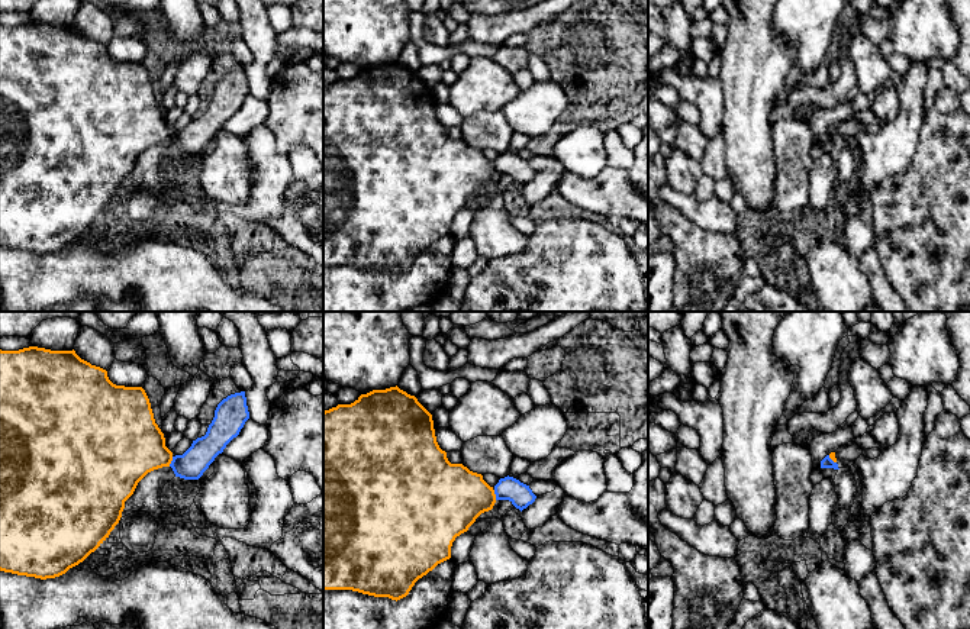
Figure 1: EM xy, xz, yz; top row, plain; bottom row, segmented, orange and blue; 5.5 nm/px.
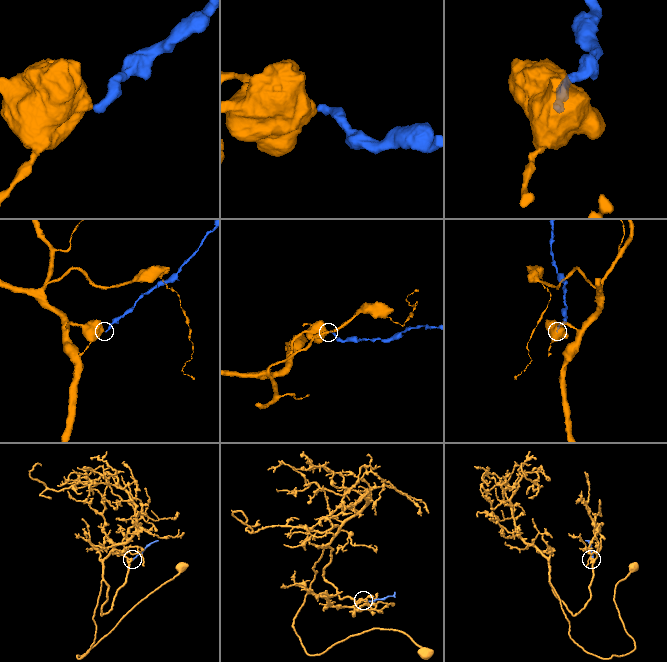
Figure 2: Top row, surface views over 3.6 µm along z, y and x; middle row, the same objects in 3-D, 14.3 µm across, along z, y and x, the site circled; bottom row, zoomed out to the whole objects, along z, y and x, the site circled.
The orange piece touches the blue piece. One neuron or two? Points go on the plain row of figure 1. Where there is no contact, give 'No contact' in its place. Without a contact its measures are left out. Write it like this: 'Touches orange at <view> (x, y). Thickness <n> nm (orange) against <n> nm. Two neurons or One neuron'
Touches orange at xy (171, 135). Thickness 380 nm (orange) against 160 nm. Two neurons

